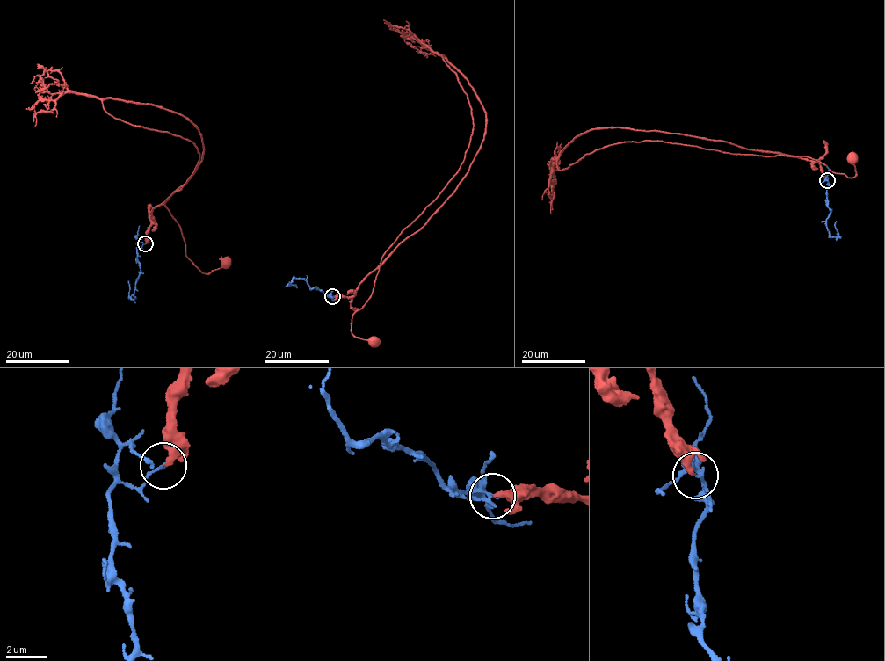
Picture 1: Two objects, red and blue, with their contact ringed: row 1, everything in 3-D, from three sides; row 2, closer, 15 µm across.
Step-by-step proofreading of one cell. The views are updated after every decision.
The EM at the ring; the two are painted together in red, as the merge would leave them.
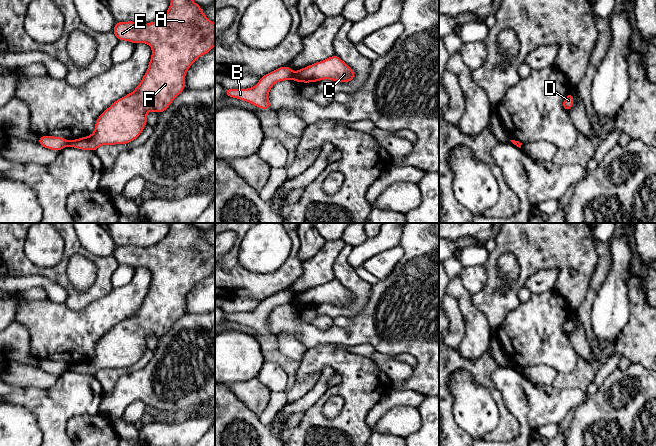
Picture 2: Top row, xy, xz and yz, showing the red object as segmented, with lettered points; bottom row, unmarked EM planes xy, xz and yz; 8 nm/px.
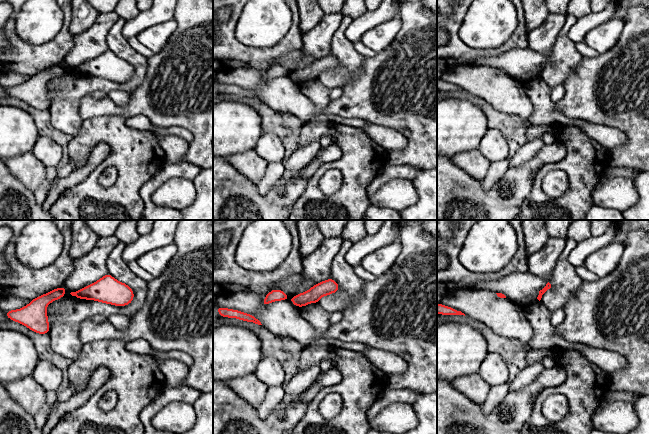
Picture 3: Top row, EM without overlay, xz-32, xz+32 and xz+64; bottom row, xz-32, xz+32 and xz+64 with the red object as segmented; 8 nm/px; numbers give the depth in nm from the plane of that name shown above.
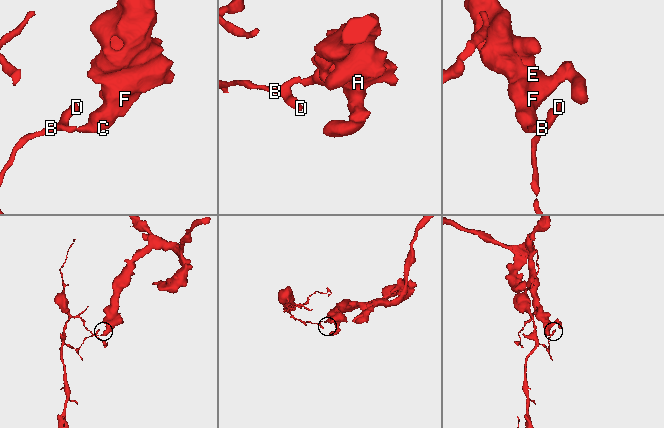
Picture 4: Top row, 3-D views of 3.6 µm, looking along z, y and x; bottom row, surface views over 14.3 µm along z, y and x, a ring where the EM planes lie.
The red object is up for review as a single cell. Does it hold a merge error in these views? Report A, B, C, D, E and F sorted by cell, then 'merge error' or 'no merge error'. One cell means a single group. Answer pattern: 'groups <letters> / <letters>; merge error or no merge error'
groups A C E F / B D; merge error

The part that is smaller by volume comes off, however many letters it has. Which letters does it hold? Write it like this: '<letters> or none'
B, D

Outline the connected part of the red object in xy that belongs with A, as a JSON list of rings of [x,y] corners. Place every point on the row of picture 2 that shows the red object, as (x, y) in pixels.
[[[171,0],[169,9],[155,22],[148,24],[133,21],[116,22],[113,34],[118,40],[130,41],[135,45],[146,43],[151,46],[152,56],[148,69],[140,84],[132,93],[117,99],[97,119],[94,132],[79,139],[70,140],[68,146],[81,150],[96,151],[102,145],[128,144],[135,140],[147,124],[147,113],[155,111],[158,114],[165,111],[172,101],[185,89],[185,76],[190,66],[202,55],[210,52],[215,46],[215,23],[210,21],[201,10],[201,5],[193,0]]]

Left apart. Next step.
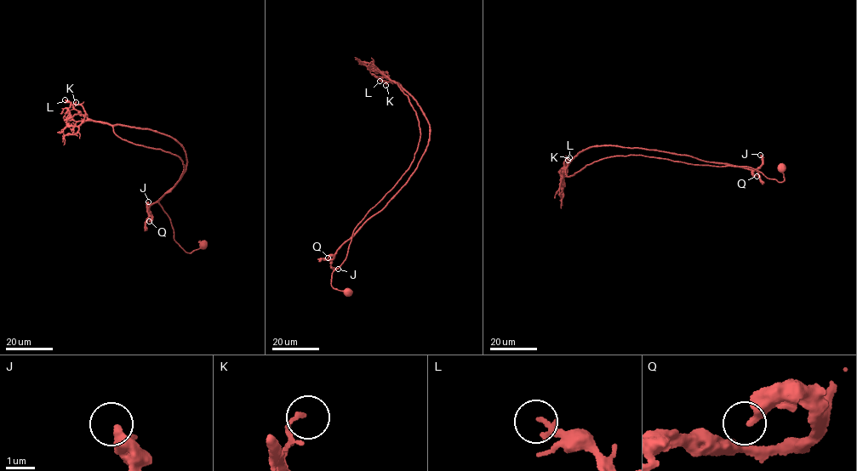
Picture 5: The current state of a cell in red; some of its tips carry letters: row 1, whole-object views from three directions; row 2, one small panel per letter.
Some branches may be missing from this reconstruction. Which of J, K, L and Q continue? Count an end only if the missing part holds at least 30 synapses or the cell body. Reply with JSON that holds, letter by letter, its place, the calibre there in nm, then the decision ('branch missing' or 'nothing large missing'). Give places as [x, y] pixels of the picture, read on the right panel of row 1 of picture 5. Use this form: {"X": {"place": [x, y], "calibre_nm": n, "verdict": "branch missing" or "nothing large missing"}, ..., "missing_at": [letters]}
{"J": {"place": [760, 155], "calibre_nm": 480, "verdict": "nothing large missing"}, "K": {"place": [569, 157], "calibre_nm": 120, "verdict": "nothing large missing"}, "L": {"place": [568, 160], "calibre_nm": 170, "verdict": "nothing large missing"}, "Q": {"place": [757, 176], "calibre_nm": 360, "verdict": "nothing large missing"}, "missing_at": []}

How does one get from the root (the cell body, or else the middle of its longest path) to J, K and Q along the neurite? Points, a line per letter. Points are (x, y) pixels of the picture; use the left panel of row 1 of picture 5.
J: (202, 245), (185, 251), (157, 201), (182, 160), (113, 126), (185, 151), (151, 215), (148, 201)
K: (202, 245), (185, 251), (157, 202), (182, 173), (179, 158), (122, 139), (110, 125), (88, 118), (76, 102)
Q: (202, 245), (185, 251), (157, 201), (182, 160), (115, 125), (185, 151), (149, 221)

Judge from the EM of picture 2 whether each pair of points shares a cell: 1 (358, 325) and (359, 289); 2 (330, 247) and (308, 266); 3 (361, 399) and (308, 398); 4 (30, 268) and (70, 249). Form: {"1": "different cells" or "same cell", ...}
{"1": "different cells", "2": "same cell", "3": "different cells", "4": "same cell"}

